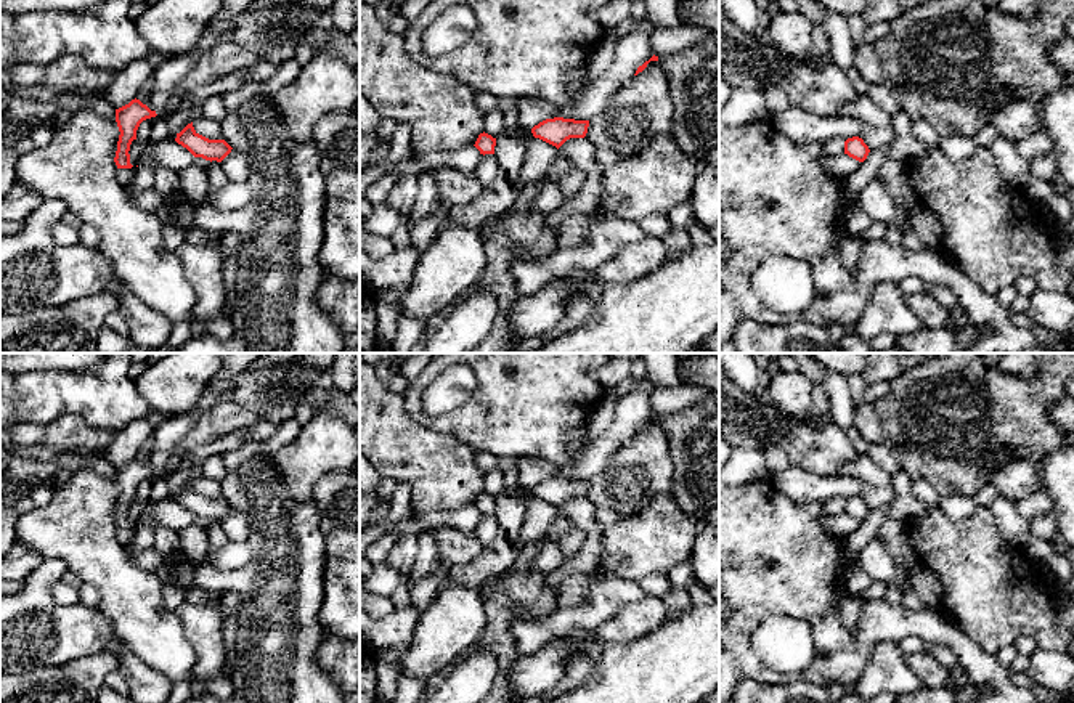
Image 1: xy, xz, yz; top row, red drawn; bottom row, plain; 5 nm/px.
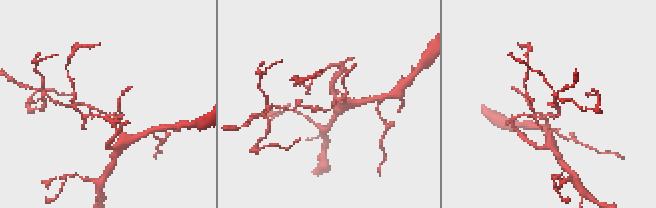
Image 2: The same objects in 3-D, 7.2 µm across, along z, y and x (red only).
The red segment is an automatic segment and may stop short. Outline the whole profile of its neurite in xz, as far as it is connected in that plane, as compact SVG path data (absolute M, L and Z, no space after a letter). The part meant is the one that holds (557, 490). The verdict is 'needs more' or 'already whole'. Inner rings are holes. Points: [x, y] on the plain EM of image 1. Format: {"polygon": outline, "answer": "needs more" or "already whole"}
{"polygon": "M554 477L535 485L531 493L535 498L539 498L559 509L570 498L584 498L588 486L589 480Z", "answer": "already whole"}

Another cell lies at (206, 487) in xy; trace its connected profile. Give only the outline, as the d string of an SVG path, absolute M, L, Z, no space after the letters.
M201 475L194 477L193 486L196 493L209 498L209 499L225 499L222 482L215 482L212 478L204 478Z

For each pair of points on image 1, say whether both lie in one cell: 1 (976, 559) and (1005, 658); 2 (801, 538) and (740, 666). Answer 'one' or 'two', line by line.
1: two
2: one

